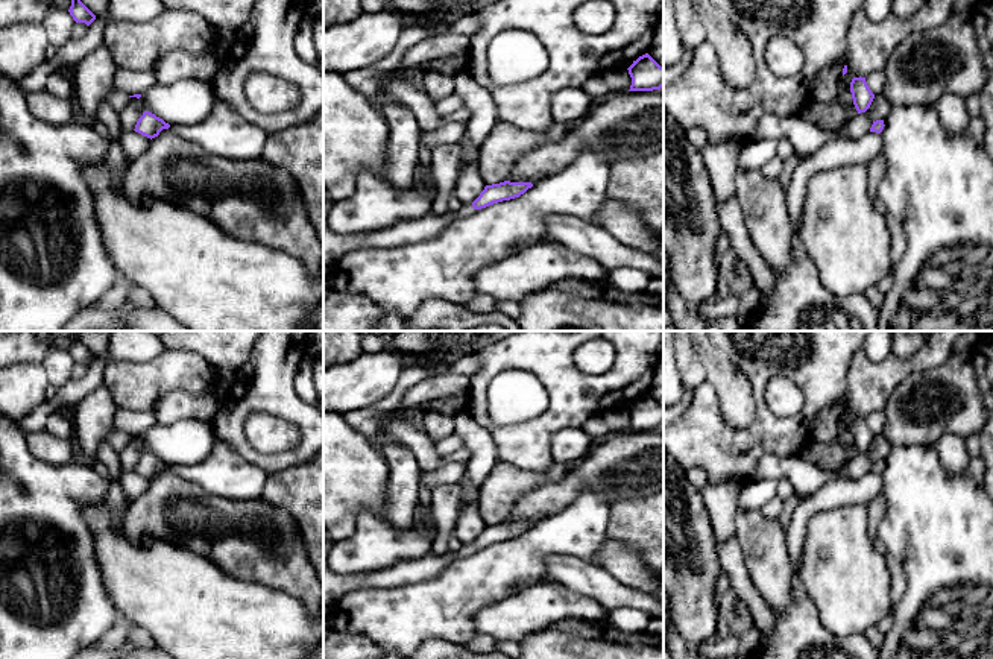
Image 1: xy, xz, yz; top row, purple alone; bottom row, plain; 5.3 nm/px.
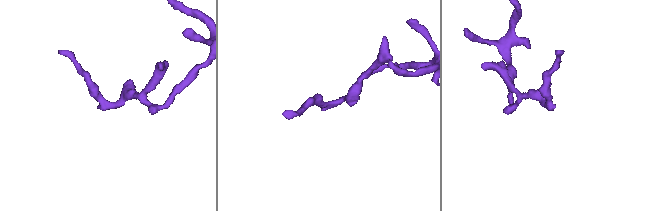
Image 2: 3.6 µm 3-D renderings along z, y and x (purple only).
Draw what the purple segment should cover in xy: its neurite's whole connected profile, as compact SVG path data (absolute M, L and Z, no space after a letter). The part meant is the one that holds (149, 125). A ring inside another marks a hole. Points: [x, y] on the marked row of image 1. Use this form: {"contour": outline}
{"contour": "M144 111L143 115L138 118L134 131L152 140L158 137L162 129L169 128L170 125L166 123L162 118L149 111Z"}

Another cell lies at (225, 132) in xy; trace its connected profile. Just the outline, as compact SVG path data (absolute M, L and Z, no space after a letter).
M216 100L211 114L194 125L170 125L162 134L175 134L205 152L228 159L261 158L267 132L247 121L232 105Z

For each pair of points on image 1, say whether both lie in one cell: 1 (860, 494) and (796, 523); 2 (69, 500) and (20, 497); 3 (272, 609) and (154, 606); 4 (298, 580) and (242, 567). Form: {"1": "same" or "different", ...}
{"1": "same", "2": "same", "3": "same", "4": "same"}

